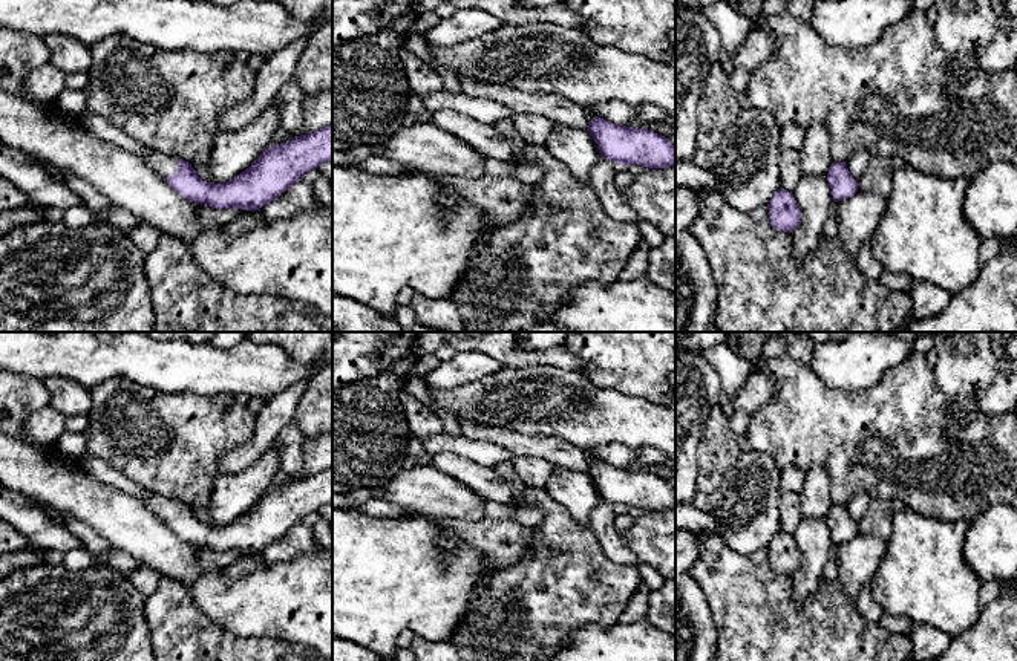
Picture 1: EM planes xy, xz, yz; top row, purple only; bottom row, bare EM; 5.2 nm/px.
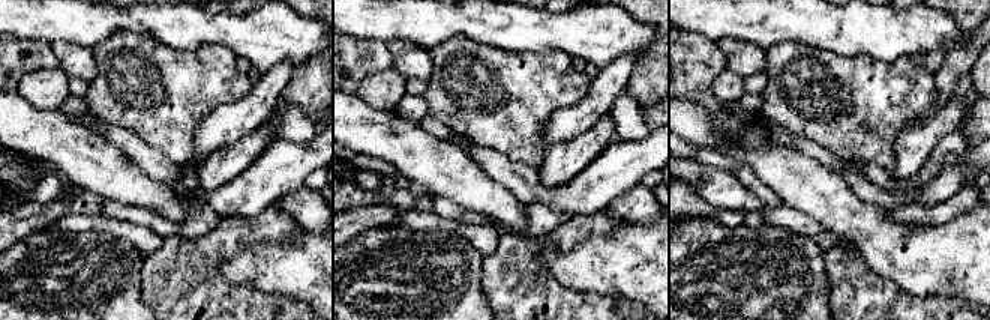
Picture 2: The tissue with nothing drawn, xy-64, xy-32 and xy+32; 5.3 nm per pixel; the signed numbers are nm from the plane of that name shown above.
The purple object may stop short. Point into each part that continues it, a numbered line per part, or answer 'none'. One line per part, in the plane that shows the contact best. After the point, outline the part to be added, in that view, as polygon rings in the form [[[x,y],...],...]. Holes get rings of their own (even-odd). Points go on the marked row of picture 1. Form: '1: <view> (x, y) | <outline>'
1: xy (164, 166) | [[[152,148],[144,155],[144,159],[162,177],[172,176],[178,170],[178,158],[165,156]]]

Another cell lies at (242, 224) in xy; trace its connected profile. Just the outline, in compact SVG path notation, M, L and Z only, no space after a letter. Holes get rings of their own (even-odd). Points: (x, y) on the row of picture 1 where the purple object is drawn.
M244 213L237 216L234 220L231 220L227 225L222 225L222 230L227 237L234 239L240 234L248 233L253 228L259 228L270 223L263 216L259 213Z

